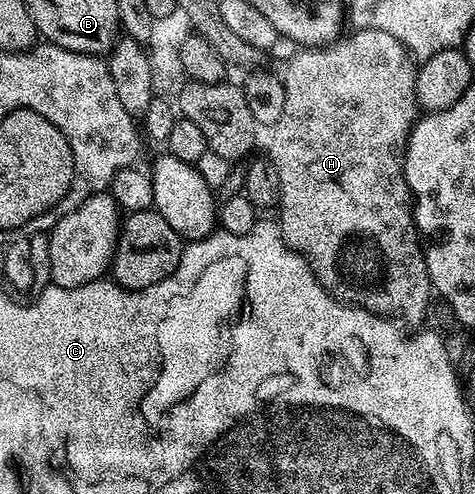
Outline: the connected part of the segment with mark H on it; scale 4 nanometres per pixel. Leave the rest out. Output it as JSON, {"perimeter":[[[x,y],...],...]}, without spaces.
{"perimeter":[[[355,29],[327,47],[308,47],[296,52],[288,61],[287,68],[281,71],[285,89],[285,109],[281,109],[281,117],[270,128],[271,144],[266,151],[277,169],[277,177],[281,177],[277,222],[283,239],[298,255],[307,258],[307,264],[311,266],[323,288],[336,299],[353,303],[356,307],[364,307],[367,311],[379,315],[394,317],[404,324],[419,323],[427,315],[427,306],[430,305],[431,299],[433,300],[433,288],[427,272],[425,247],[415,226],[413,196],[403,176],[403,152],[407,149],[407,137],[417,118],[415,102],[417,64],[405,49],[405,45],[401,45],[401,41],[393,37],[393,33],[385,33],[381,29]]]}

